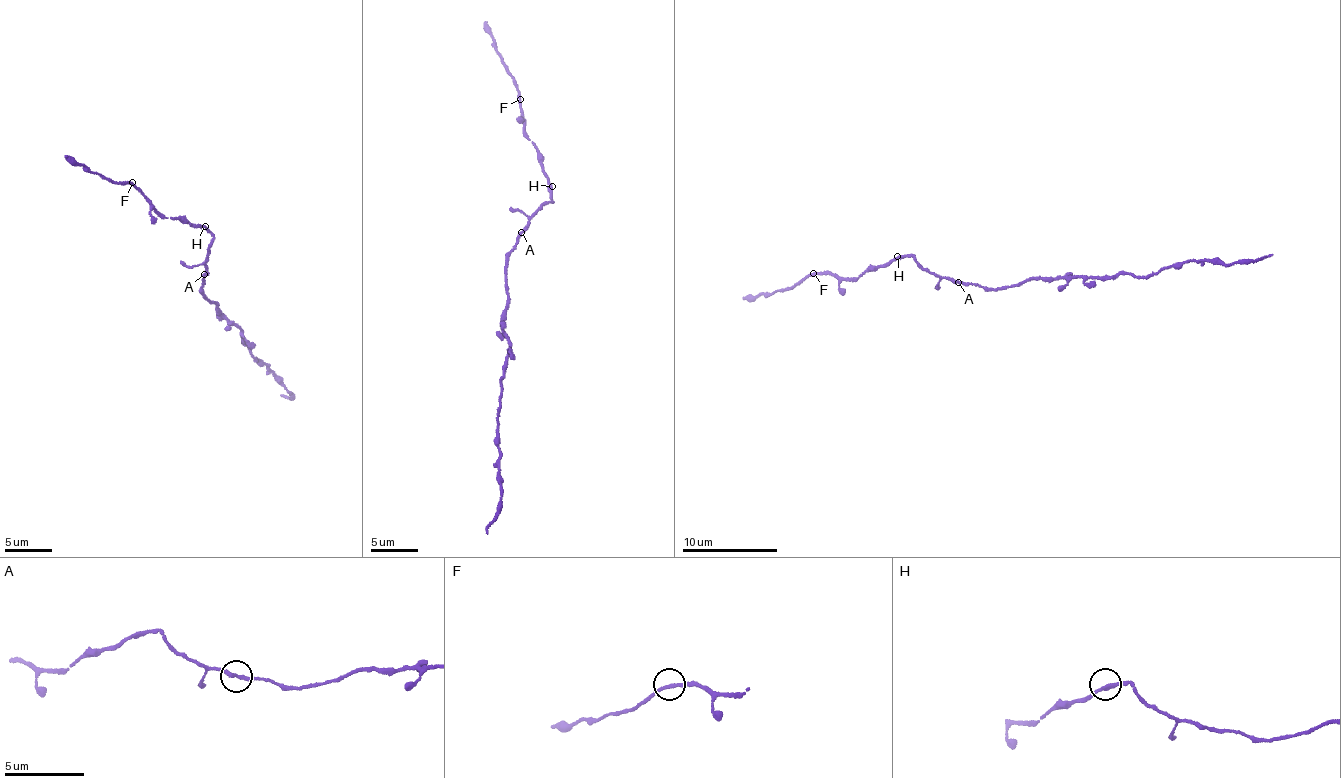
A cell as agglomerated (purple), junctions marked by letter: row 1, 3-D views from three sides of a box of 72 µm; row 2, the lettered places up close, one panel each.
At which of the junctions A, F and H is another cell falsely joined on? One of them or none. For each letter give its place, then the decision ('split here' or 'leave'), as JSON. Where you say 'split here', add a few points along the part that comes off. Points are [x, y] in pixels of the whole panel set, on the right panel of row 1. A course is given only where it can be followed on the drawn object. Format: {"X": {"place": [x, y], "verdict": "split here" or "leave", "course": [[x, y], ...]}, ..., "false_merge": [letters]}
{"A": {"place": [958, 282], "verdict": "leave"}, "F": {"place": [813, 273], "verdict": "leave"}, "H": {"place": [897, 256], "verdict": "leave"}, "false_merge": []}

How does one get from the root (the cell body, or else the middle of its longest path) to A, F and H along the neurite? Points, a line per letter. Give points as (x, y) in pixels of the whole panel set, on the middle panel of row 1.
A: (506, 255), (522, 232)
F: (506, 255), (528, 224), (528, 217), (551, 199), (542, 154), (524, 130), (520, 99)
H: (506, 255), (517, 241), (517, 235), (528, 224), (528, 217), (549, 201), (552, 186)

